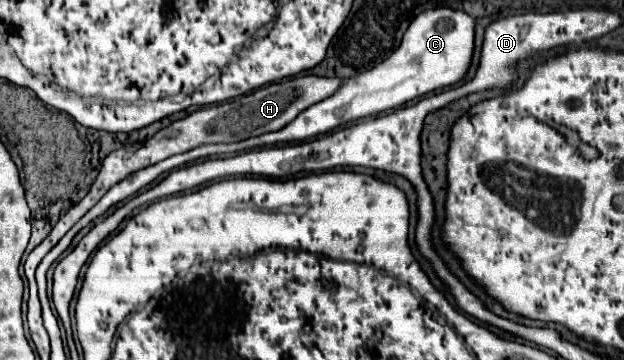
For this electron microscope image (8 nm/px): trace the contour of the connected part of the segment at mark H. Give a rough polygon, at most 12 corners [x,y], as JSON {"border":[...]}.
{"border":[[299,74],[201,108],[111,152],[89,194],[27,256],[43,256],[131,172],[199,144],[281,130],[345,80]]}

